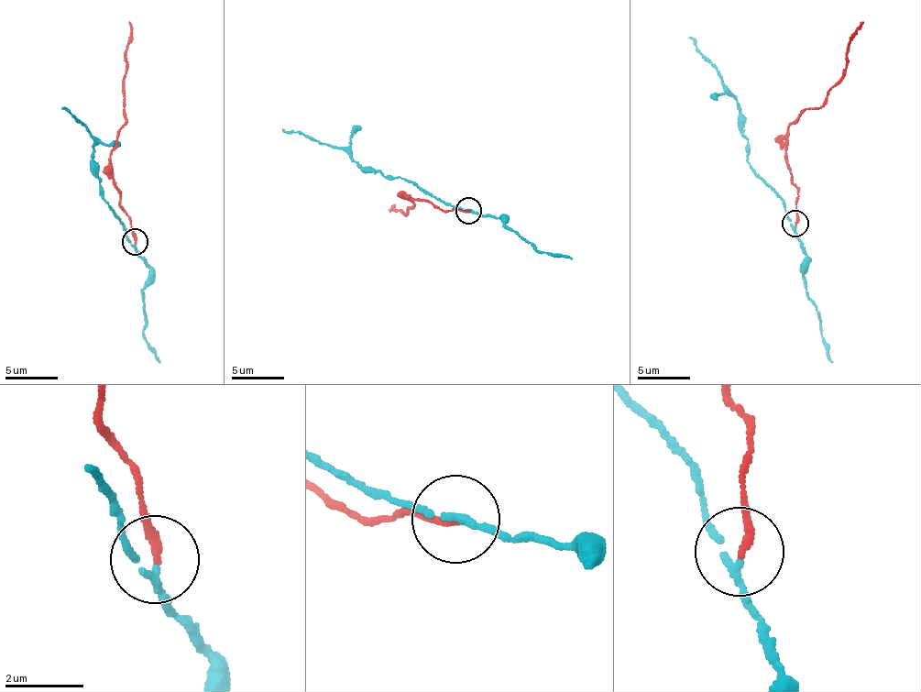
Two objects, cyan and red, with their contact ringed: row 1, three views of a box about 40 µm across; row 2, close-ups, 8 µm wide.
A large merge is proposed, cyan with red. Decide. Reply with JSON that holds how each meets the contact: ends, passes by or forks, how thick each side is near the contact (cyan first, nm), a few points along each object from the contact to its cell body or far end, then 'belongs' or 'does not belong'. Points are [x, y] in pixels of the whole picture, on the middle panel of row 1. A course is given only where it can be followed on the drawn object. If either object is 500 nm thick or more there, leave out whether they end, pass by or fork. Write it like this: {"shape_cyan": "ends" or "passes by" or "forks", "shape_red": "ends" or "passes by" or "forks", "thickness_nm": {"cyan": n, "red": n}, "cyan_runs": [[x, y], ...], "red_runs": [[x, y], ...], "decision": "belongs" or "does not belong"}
{"shape_cyan": "passes by", "shape_red": "ends", "thickness_nm": {"cyan": 140, "red": 200}, "cyan_runs": [[468, 210], [446, 204], [399, 177], [357, 165], [340, 148], [281, 130]], "red_runs": [[468, 210], [448, 210], [400, 194], [412, 203], [406, 208], [408, 214], [392, 208], [389, 212]], "decision": "does not belong"}

